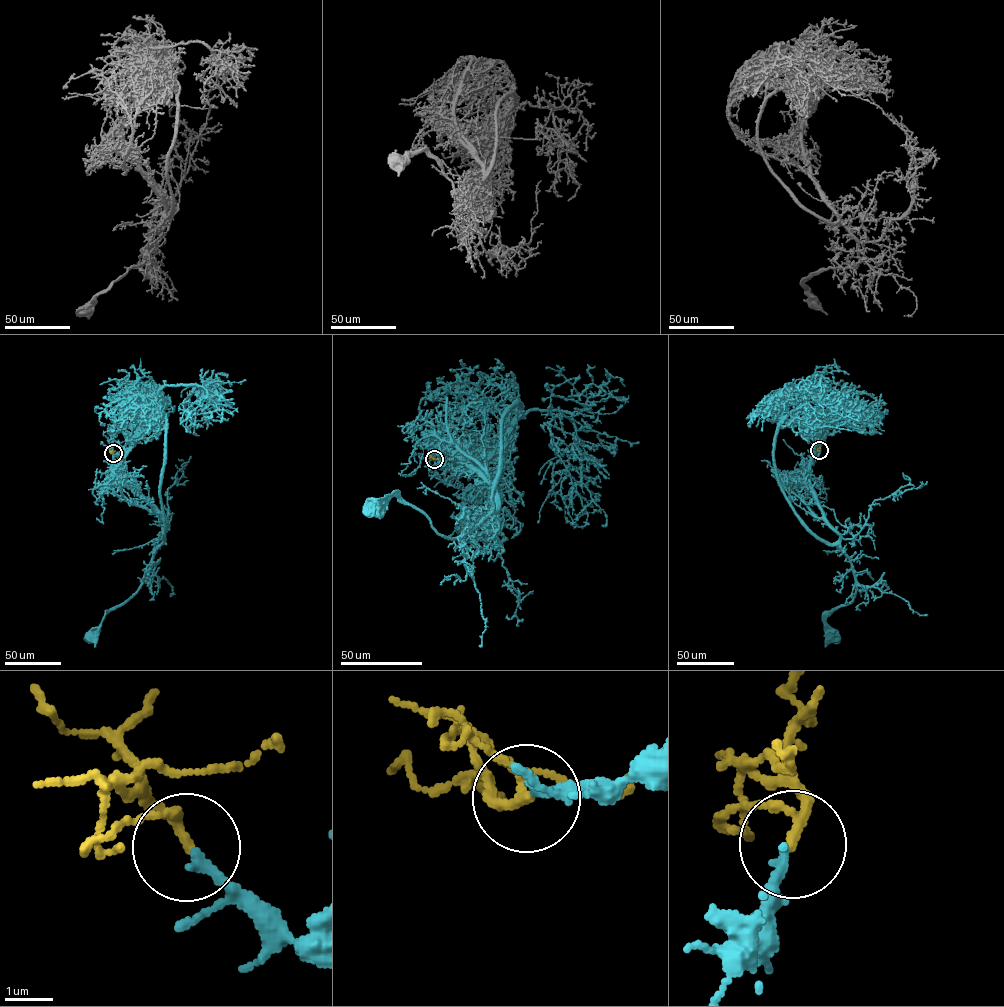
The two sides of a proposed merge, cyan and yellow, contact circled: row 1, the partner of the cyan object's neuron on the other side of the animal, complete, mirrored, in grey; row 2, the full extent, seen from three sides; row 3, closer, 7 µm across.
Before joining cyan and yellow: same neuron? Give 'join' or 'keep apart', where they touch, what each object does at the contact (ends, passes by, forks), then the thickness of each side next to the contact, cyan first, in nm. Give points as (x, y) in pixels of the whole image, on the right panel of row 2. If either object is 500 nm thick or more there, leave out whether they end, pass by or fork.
join; place (819, 450); cyan ends; yellow passes by; calibres 200 and 160 nm

